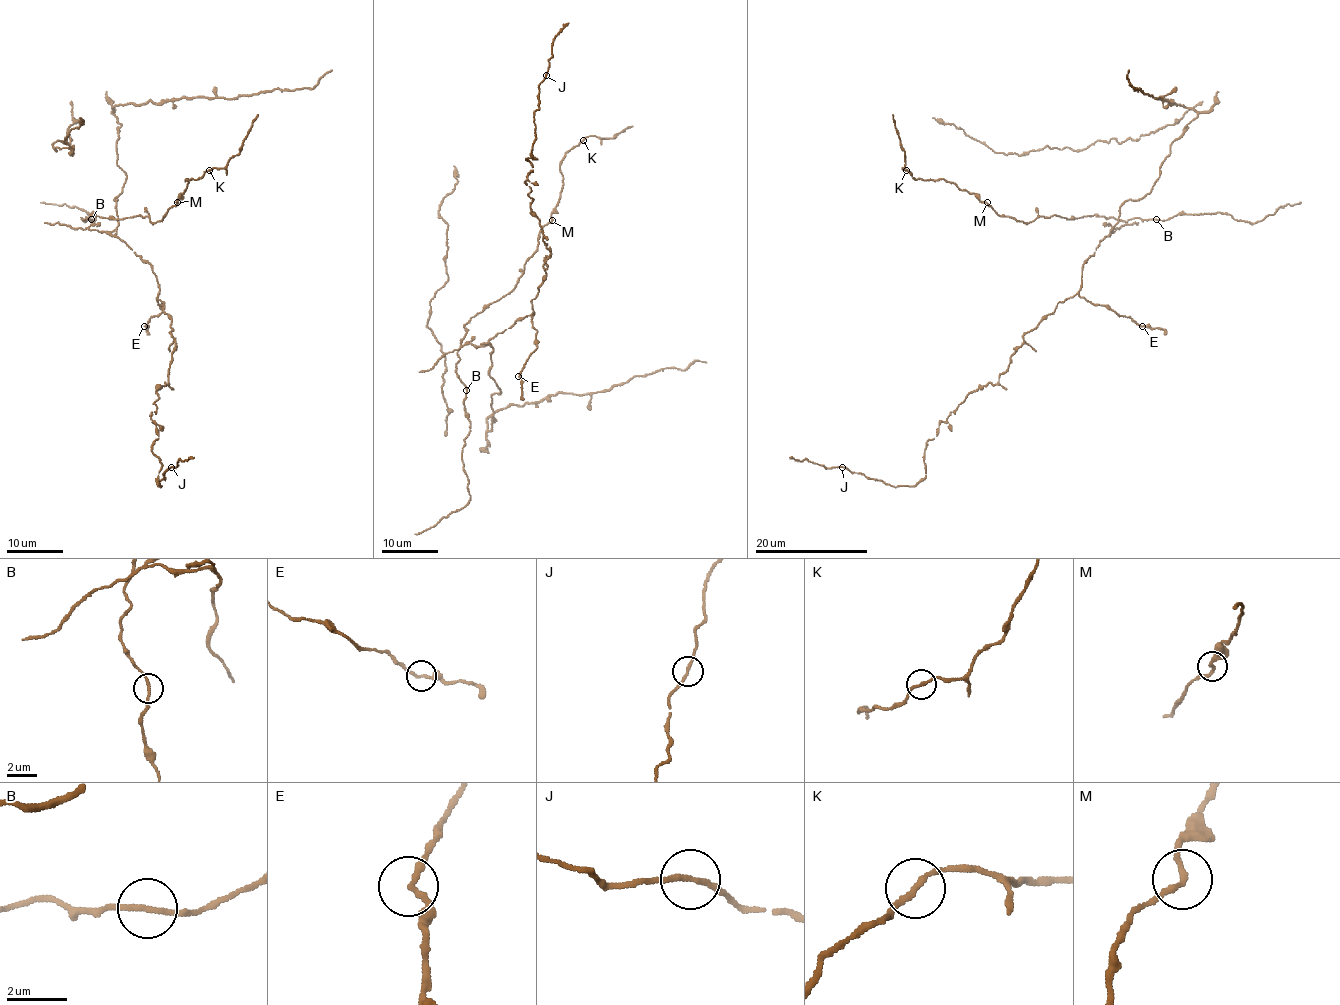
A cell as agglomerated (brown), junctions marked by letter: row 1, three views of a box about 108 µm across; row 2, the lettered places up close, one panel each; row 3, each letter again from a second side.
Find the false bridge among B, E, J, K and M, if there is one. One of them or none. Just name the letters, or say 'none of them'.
none of them

